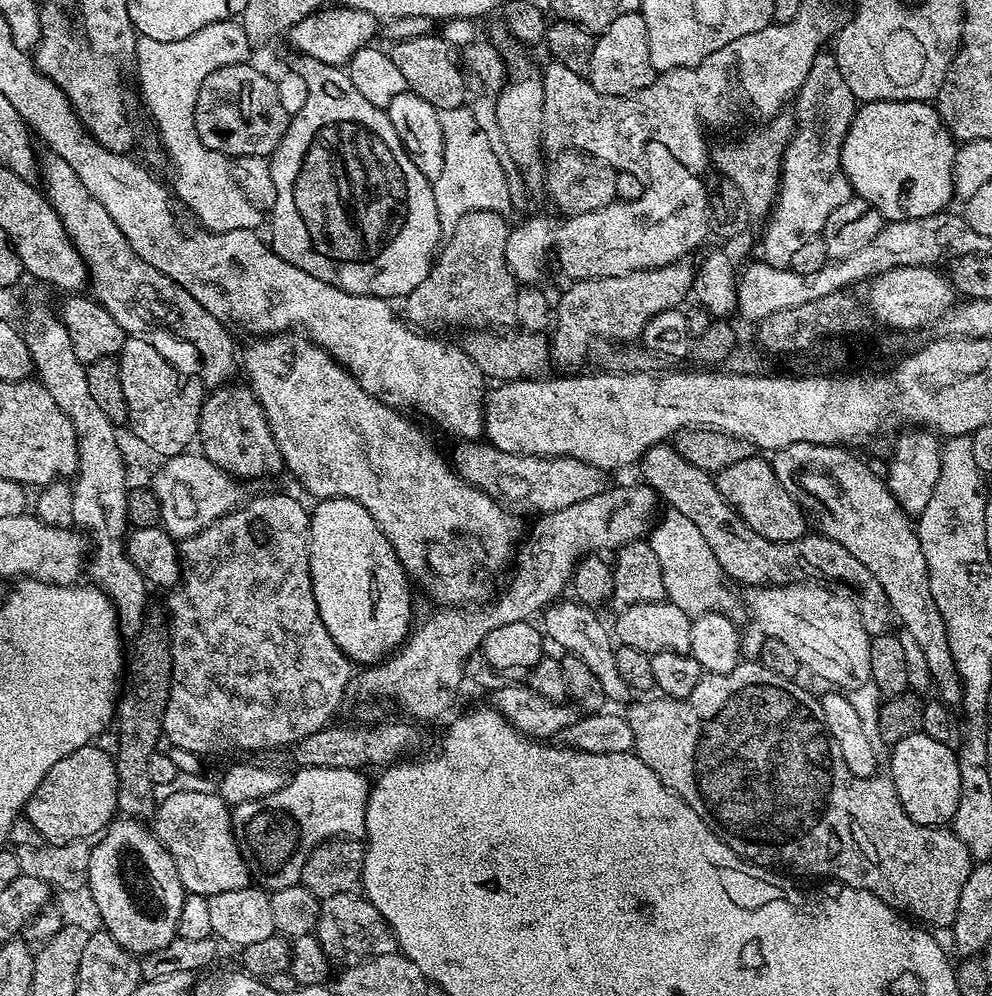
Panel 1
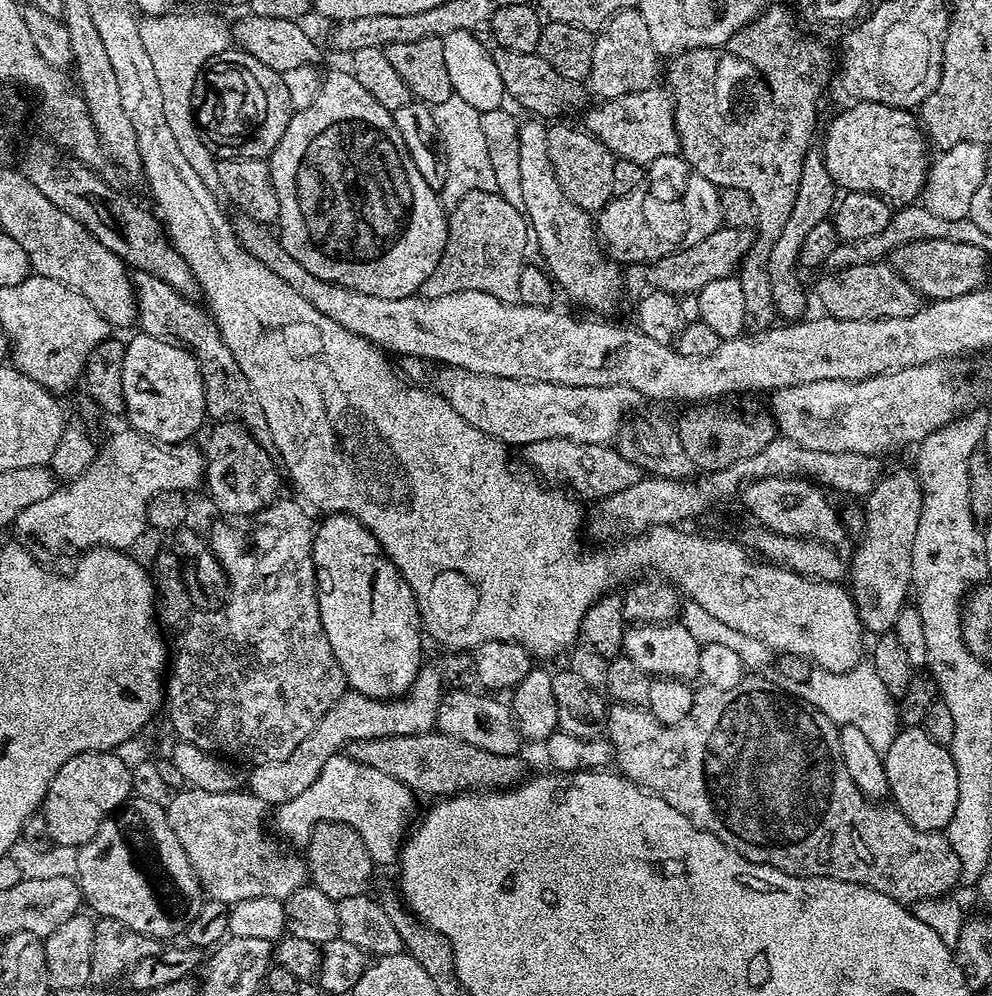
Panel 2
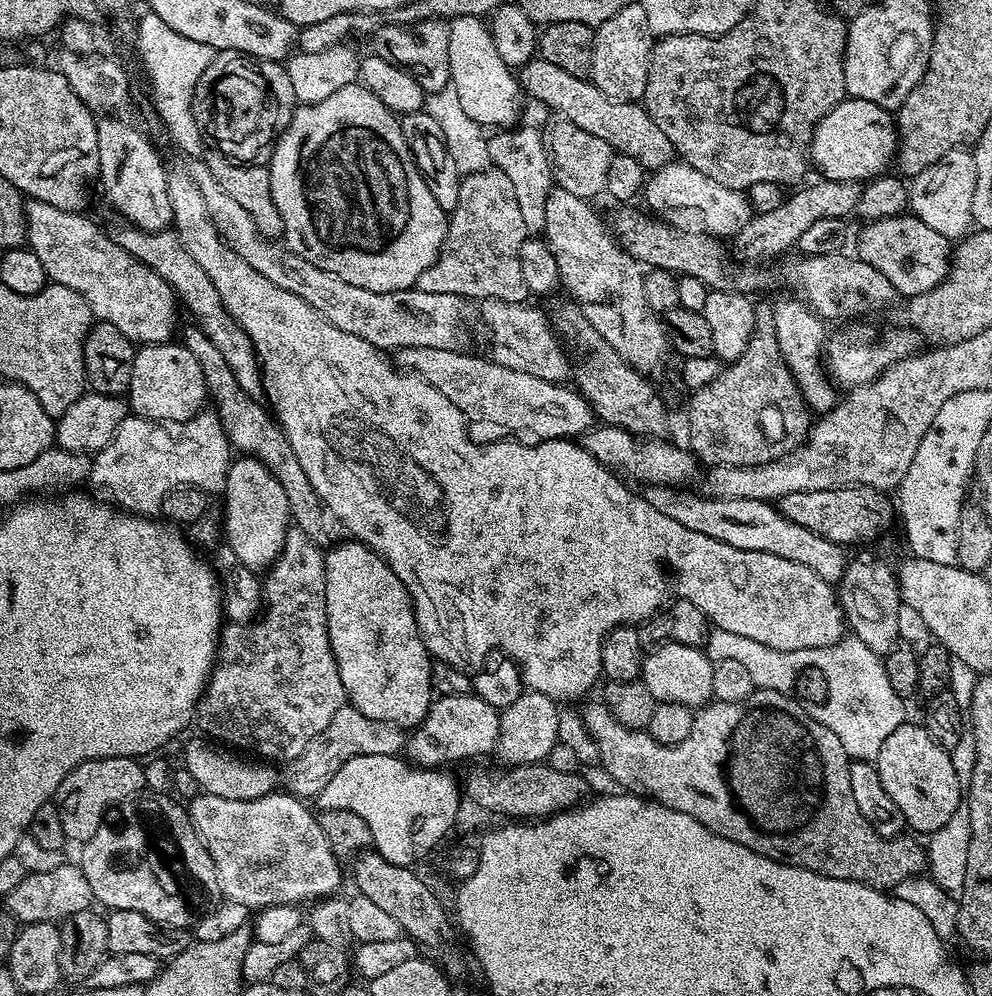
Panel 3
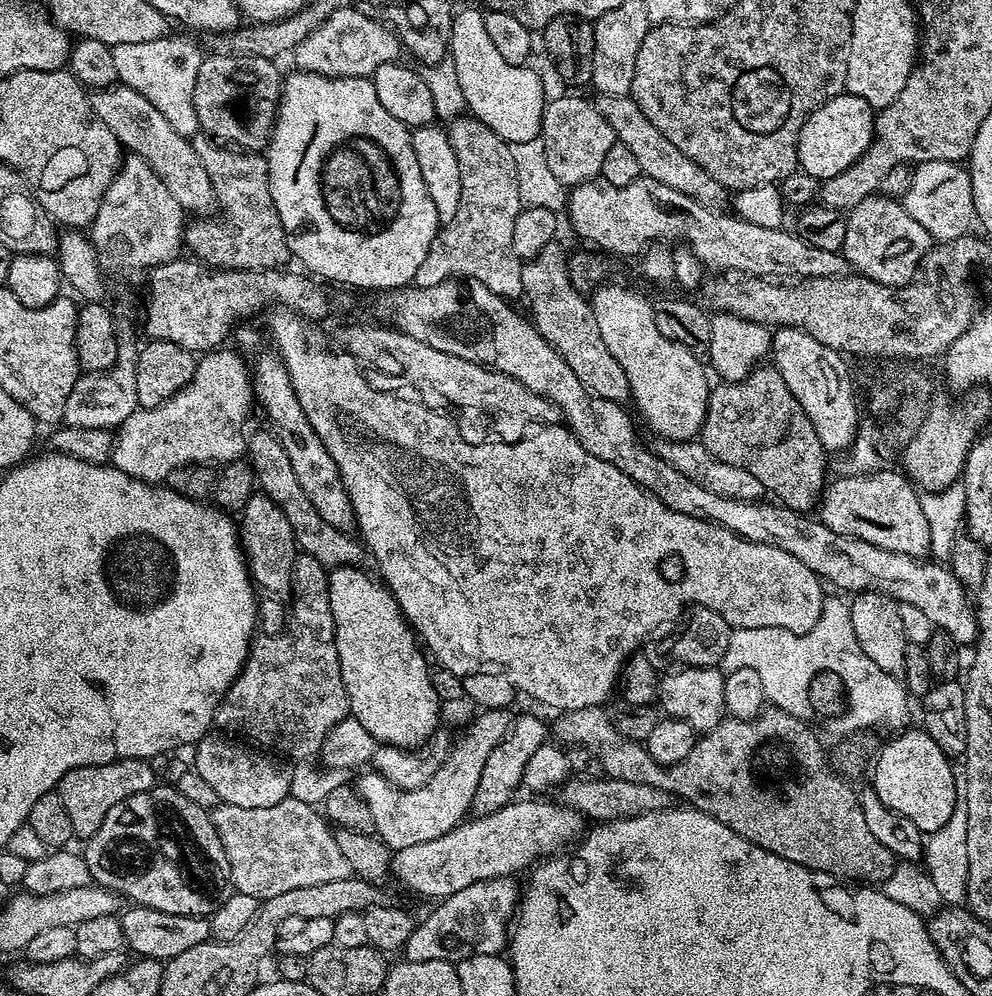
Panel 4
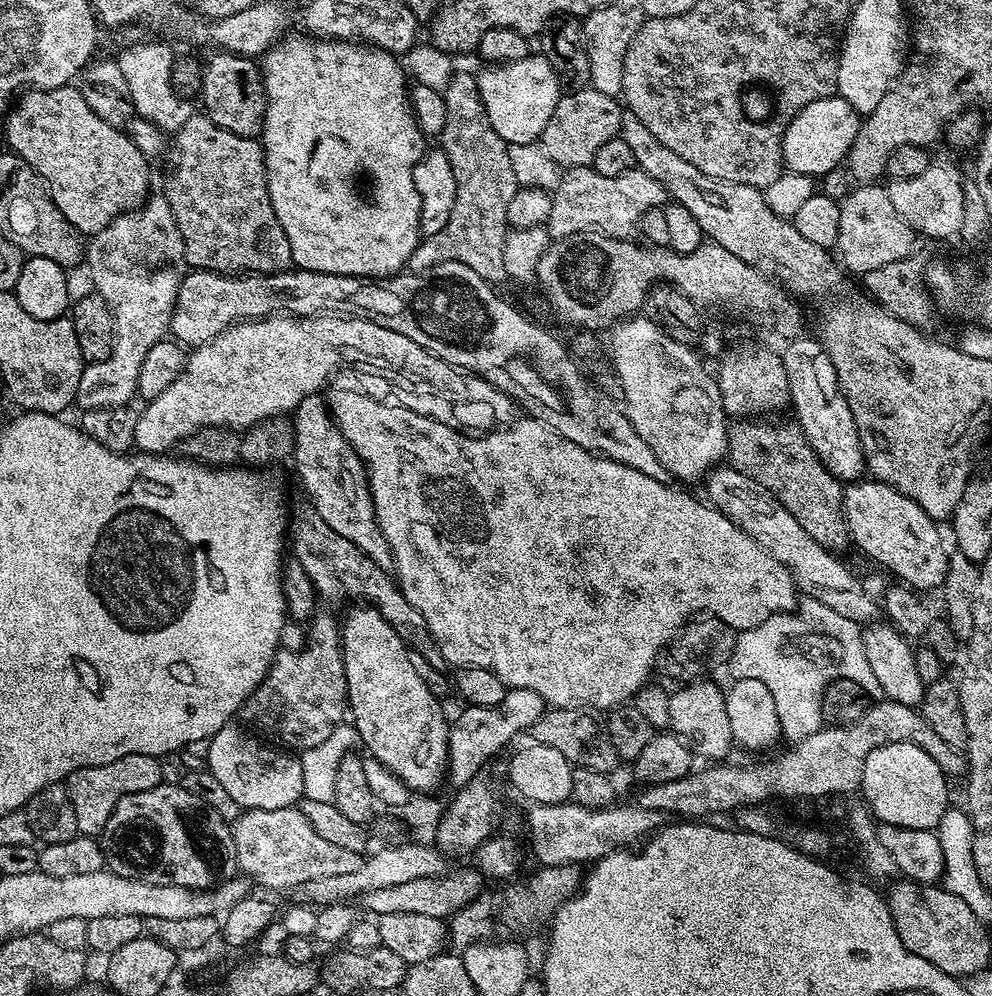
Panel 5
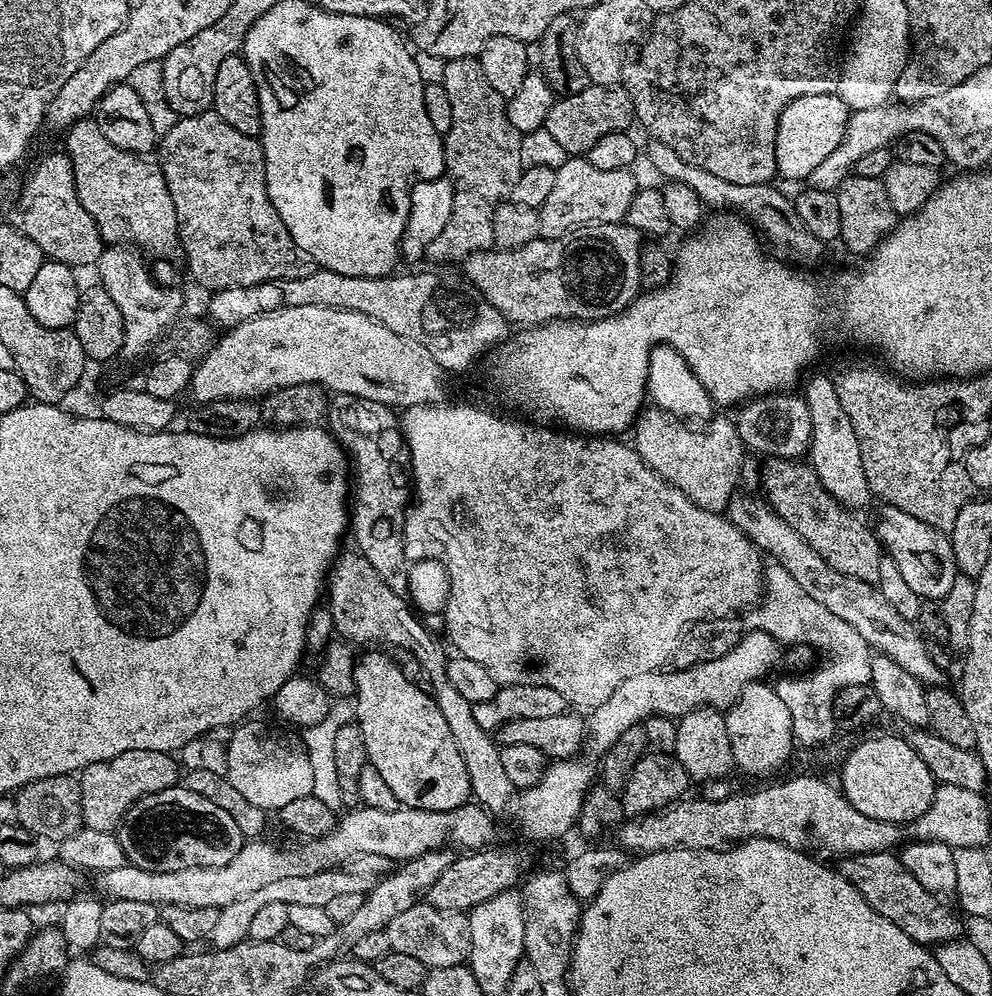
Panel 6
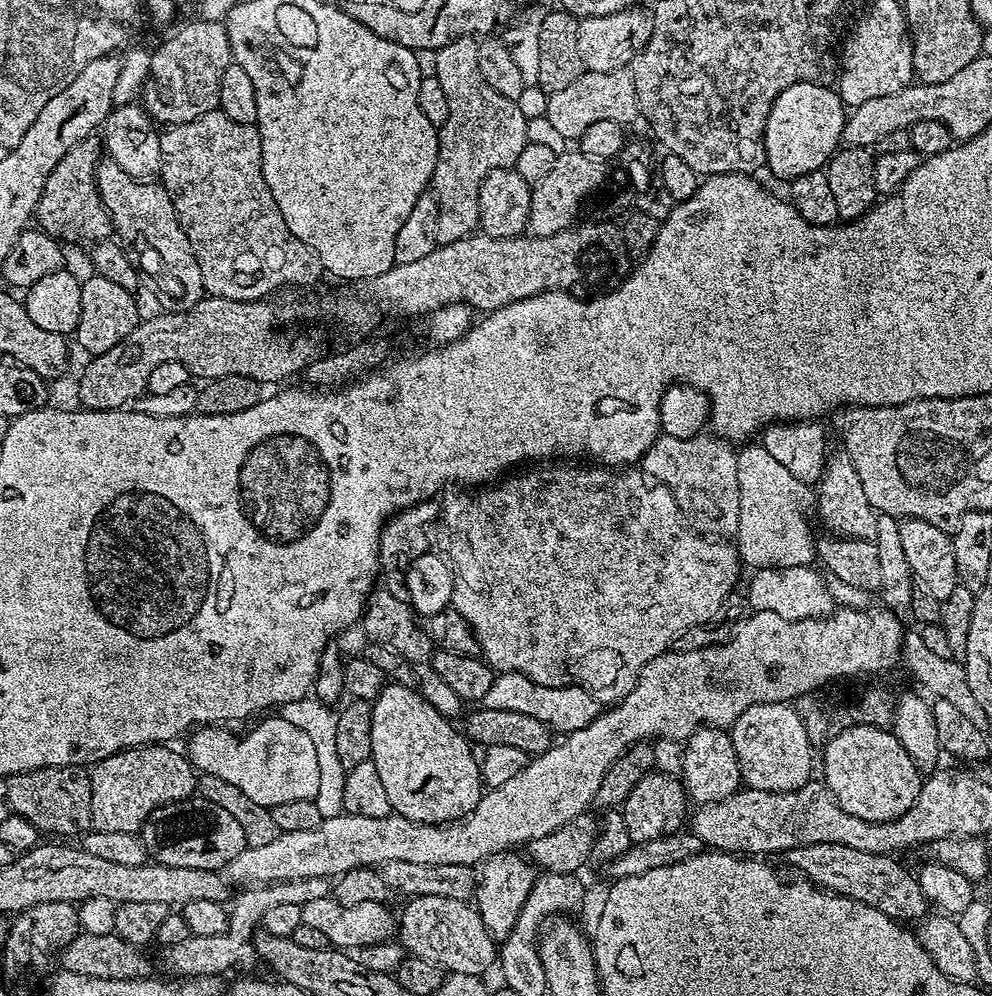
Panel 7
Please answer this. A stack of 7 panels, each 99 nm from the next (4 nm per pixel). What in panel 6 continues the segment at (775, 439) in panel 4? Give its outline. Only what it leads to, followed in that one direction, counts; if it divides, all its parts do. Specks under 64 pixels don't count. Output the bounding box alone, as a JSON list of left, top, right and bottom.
[762,456,885,585]

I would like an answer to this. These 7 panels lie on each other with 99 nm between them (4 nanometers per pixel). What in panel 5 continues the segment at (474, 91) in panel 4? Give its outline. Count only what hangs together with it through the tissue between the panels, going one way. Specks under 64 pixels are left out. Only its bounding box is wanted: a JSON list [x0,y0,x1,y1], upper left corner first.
[476,52,562,145]

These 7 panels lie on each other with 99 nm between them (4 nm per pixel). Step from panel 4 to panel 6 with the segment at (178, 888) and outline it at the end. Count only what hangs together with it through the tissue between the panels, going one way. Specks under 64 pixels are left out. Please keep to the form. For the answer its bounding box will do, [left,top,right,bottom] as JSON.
[118,786,246,872]

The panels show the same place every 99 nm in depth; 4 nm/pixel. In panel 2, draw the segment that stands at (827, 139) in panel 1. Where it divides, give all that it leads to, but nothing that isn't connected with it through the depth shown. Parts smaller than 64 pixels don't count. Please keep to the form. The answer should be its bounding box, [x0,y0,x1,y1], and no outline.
[770,151,838,322]

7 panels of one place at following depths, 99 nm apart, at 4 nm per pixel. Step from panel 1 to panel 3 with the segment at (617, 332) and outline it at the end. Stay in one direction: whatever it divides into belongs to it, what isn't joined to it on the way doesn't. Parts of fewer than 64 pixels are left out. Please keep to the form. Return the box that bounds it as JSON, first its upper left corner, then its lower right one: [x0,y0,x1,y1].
[734,178,861,262]

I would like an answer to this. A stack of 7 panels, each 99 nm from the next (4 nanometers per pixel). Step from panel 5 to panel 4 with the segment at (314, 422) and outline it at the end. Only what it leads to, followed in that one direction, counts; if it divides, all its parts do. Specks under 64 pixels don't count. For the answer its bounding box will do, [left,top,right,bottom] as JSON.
[250,347,356,533]

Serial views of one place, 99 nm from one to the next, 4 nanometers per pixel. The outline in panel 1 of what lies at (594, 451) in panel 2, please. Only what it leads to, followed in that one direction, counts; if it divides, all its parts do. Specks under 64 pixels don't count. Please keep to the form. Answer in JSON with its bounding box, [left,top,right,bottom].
[450,442,606,514]

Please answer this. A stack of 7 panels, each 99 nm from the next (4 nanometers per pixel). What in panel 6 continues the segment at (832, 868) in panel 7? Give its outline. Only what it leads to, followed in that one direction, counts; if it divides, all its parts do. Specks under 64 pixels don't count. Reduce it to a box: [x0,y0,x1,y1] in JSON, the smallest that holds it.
[838,852,962,946]

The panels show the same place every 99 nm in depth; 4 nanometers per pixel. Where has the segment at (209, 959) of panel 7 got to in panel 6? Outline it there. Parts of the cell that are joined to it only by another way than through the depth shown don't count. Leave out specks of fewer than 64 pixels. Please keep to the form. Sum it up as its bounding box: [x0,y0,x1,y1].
[210,867,370,948]

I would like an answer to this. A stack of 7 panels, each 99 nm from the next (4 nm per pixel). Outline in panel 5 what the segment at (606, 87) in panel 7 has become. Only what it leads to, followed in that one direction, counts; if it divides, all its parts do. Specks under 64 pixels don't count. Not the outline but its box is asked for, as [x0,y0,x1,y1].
[538,86,621,169]

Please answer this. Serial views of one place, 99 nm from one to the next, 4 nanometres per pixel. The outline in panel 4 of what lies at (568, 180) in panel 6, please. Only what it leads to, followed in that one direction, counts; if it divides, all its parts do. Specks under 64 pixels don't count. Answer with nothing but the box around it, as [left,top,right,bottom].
[566,175,849,278]

